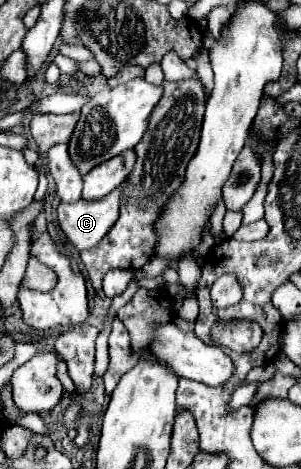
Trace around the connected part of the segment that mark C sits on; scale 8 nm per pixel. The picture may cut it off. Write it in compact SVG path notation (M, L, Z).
M119 185L99 201L87 203L85 199L79 199L79 203L61 203L57 207L59 227L77 251L95 247L107 235L115 219L119 219L121 195L123 191Z

